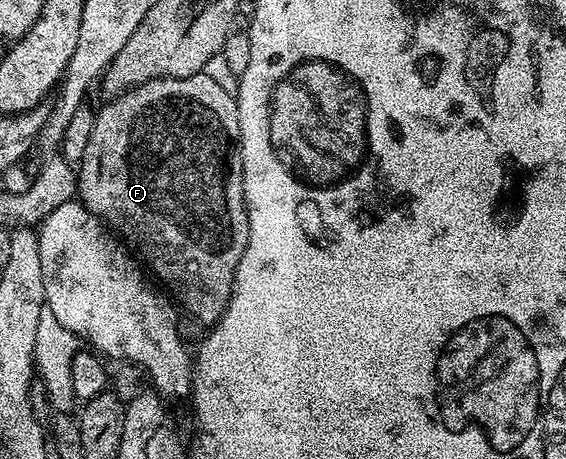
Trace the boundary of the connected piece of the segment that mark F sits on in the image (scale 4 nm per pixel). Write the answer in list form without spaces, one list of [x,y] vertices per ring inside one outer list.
[[[203,71],[181,80],[151,80],[104,103],[108,104],[95,113],[94,130],[78,165],[80,203],[140,251],[139,259],[152,267],[163,287],[184,303],[198,323],[216,324],[232,297],[238,262],[248,241],[235,95],[222,90]]]

